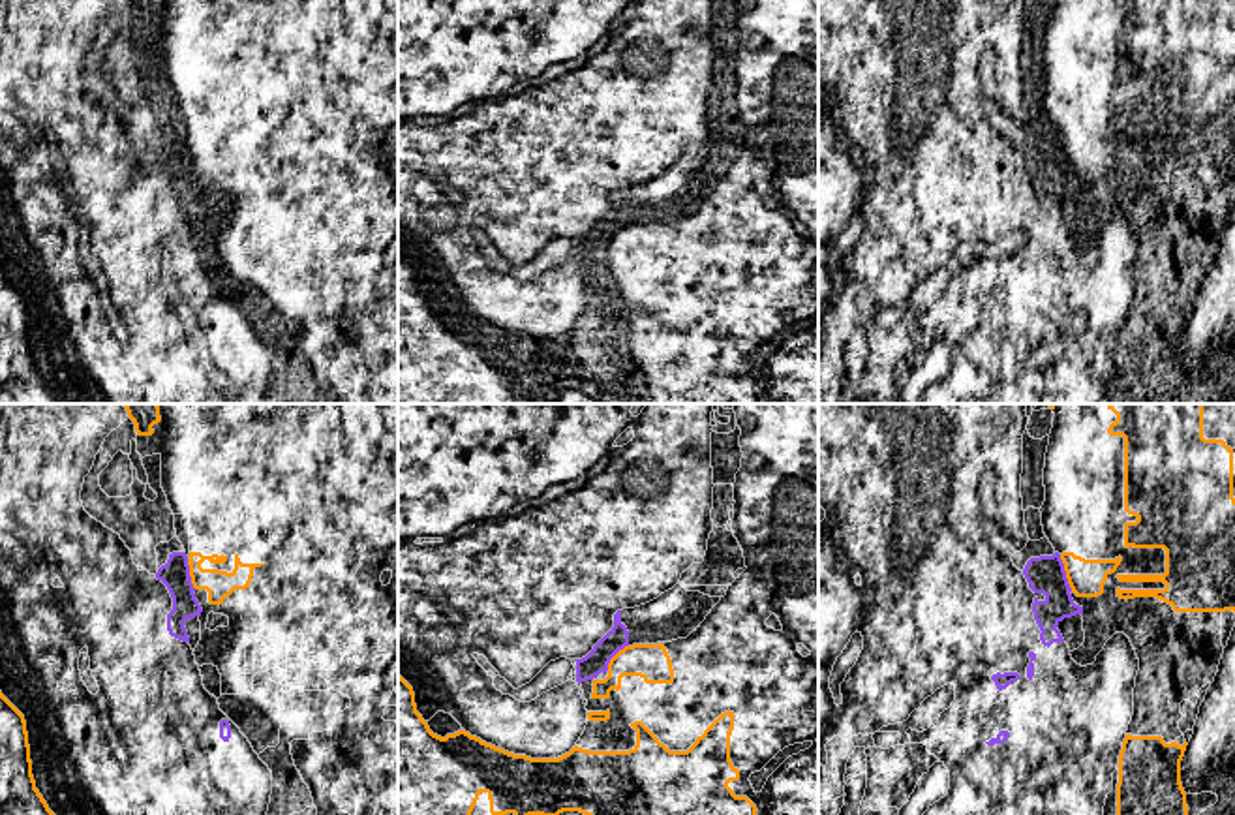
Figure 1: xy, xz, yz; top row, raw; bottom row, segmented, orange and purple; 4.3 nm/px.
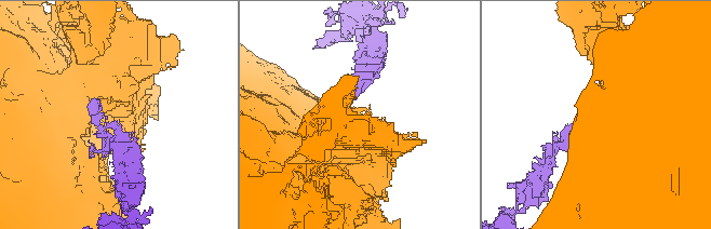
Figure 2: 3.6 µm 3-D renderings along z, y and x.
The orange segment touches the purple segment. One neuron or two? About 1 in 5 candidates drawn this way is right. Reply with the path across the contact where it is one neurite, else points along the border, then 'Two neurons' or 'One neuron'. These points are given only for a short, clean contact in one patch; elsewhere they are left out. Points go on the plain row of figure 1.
Boundary: yz (1059, 134), (1072, 169). Two neurons

